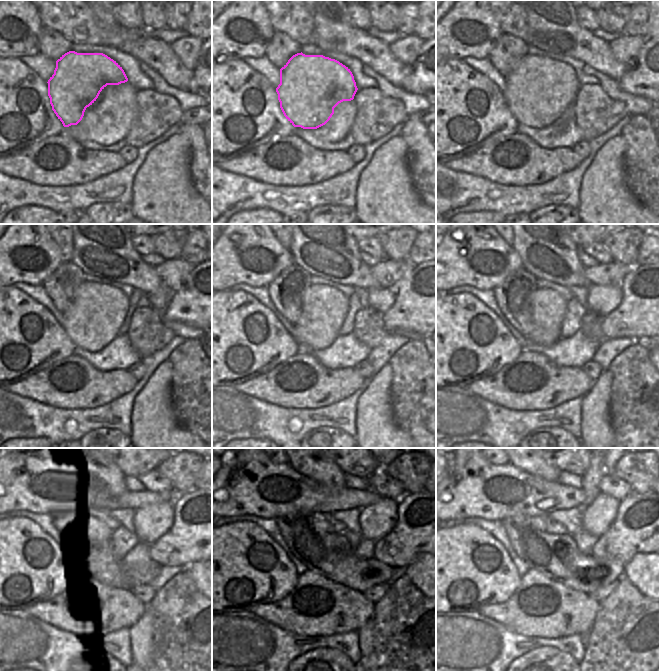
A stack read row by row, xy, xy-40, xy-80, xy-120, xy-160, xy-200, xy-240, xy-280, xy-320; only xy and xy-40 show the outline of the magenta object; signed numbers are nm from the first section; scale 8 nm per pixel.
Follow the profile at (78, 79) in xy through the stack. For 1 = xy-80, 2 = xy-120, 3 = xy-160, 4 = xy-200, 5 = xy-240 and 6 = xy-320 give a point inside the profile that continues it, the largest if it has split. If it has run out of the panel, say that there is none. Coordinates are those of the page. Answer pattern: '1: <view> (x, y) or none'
1: xy-80 (538, 91)
2: xy-120 (96, 313)
3: xy-160 (324, 308)
4: xy-200 (548, 307)
5: xy-240 (98, 531)
6: xy-320 (537, 523)

